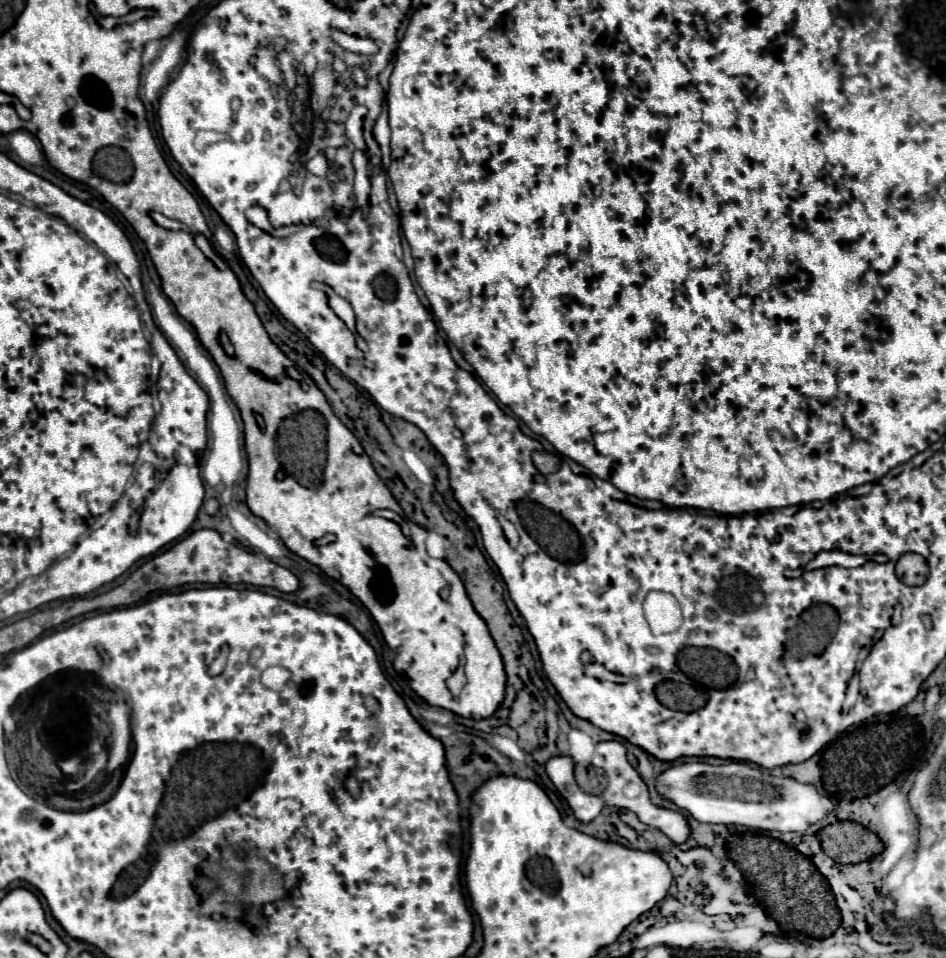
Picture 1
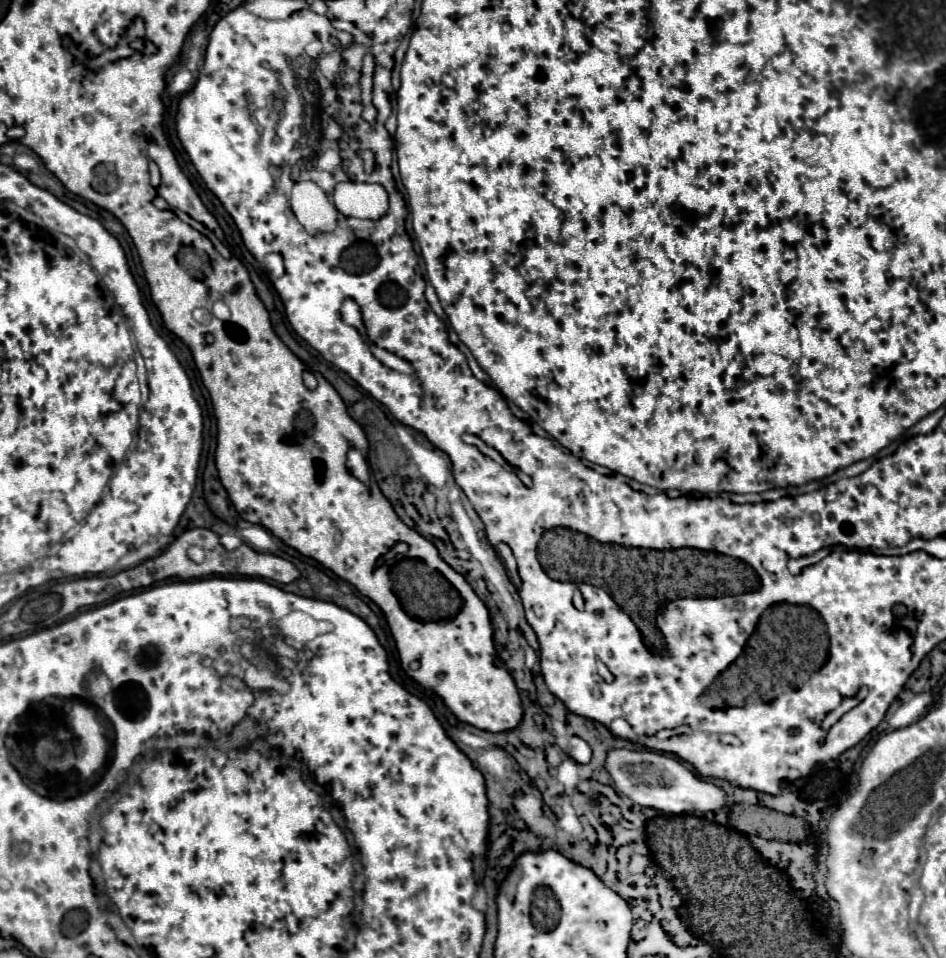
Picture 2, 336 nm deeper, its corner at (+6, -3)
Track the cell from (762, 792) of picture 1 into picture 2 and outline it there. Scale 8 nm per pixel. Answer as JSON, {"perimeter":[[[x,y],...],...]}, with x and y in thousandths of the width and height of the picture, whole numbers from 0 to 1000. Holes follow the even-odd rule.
{"perimeter":[[[646,781],[642,785],[640,804],[648,812],[652,825],[665,831],[675,841],[686,841],[703,850],[722,848],[749,848],[766,841],[766,827],[756,818],[739,812],[730,802],[726,802],[716,791],[690,785],[690,783],[663,783]]]}

